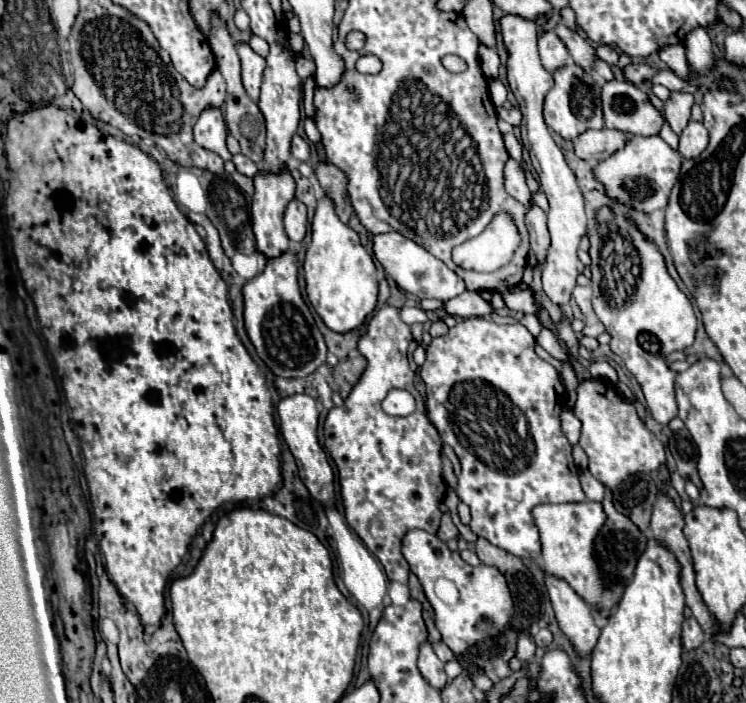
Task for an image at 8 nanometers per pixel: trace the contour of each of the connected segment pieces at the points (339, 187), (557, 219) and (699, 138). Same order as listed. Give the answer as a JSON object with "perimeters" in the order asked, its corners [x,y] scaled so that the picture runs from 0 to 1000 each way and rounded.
{"perimeters":[[[[428,229],[422,238],[422,249],[425,249],[433,272],[446,283],[454,312],[460,317],[468,317],[473,294],[465,286],[465,249],[460,246],[460,240],[454,240],[438,229]]],[[[677,21],[672,27],[672,41],[674,41],[674,55],[677,55],[677,64],[682,73],[682,121],[696,144],[696,155],[701,158],[698,201],[712,220],[712,232],[723,249],[723,263],[731,272],[733,286],[736,286],[733,323],[739,331],[739,354],[736,354],[733,371],[728,377],[728,411],[744,434],[755,437],[765,425],[765,414],[771,408],[773,391],[782,388],[782,374],[773,366],[773,351],[776,351],[779,337],[787,329],[784,326],[784,320],[787,320],[784,289],[782,289],[776,263],[771,257],[771,246],[763,240],[752,212],[741,201],[736,181],[728,169],[728,141],[741,121],[741,110],[733,98],[728,98],[728,92],[723,87],[717,36],[693,21]]],[[[924,172],[921,181],[910,192],[910,218],[918,226],[929,226],[937,218],[942,218],[948,203],[950,203],[950,192],[948,192],[948,183],[942,181],[942,175]]]]}

